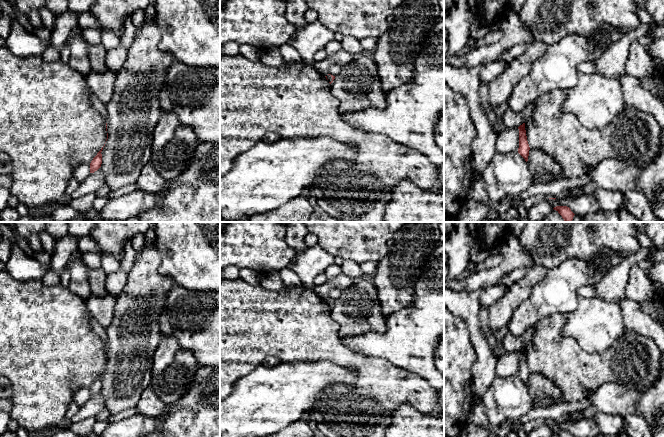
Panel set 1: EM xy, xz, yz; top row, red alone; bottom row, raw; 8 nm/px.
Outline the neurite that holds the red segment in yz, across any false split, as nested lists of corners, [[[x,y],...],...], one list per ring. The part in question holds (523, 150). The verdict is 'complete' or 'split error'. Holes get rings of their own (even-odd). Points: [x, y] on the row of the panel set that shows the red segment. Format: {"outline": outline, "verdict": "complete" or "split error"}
{"outline": [[[529,103],[525,107],[525,109],[523,110],[523,112],[521,114],[521,118],[523,119],[523,123],[518,127],[518,129],[519,129],[518,153],[525,159],[526,162],[528,161],[530,147],[529,147],[529,144],[527,141],[525,122],[530,117],[532,110],[533,110],[533,103]]], "verdict": "split error"}

